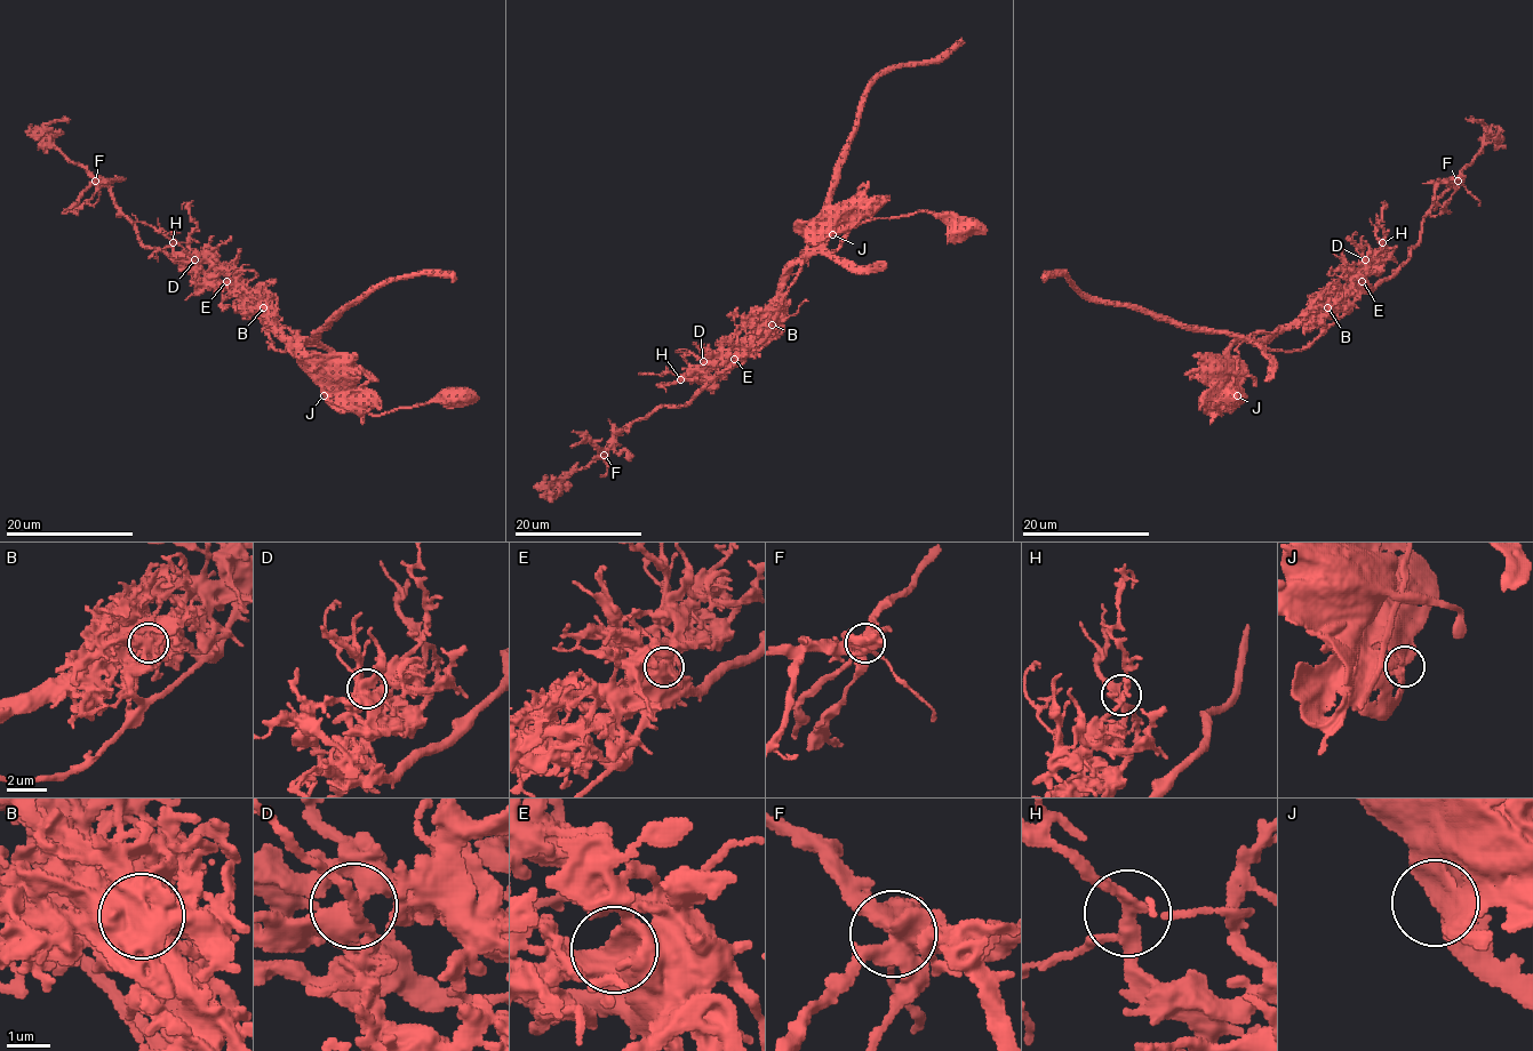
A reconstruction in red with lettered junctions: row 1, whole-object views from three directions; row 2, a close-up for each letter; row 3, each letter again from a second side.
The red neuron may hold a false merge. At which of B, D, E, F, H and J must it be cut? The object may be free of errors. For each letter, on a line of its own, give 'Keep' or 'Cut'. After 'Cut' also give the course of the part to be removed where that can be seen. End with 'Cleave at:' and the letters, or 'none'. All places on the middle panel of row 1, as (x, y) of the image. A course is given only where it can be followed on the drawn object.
B: Cut. Course of the part to remove: (772, 325), (688, 401), (677, 407), (657, 407), (620, 432), (607, 449), (555, 481), (579, 462)
D: Keep
E: Keep
F: Keep
H: Keep
J: Keep
Cleave at: B

